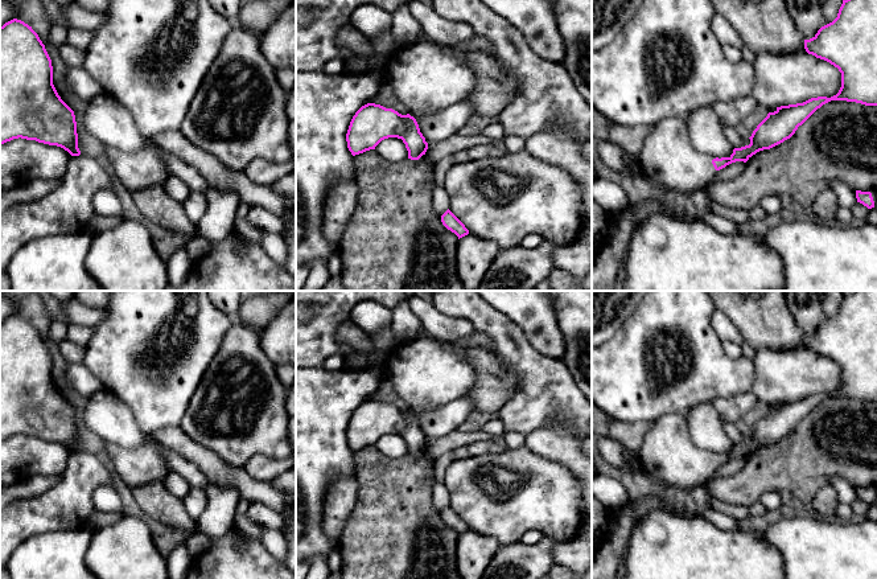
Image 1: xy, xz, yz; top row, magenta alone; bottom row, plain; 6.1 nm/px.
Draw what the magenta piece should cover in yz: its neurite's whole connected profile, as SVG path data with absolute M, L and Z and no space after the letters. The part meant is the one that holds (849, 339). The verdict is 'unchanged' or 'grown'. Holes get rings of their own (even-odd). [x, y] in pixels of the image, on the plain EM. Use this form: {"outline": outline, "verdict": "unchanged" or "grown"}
{"outline": "M853 291L843 296L837 313L822 323L812 334L804 336L804 345L808 350L839 365L841 383L836 391L831 394L818 393L803 399L777 403L753 427L749 442L734 444L729 453L721 455L701 449L692 442L685 416L680 414L663 415L652 422L652 427L646 434L641 451L637 453L641 472L651 477L663 489L689 490L705 485L713 477L715 471L726 461L736 457L746 459L757 448L770 445L790 435L799 422L831 397L877 402L877 291Z", "verdict": "grown"}

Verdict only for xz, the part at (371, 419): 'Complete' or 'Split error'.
Split error

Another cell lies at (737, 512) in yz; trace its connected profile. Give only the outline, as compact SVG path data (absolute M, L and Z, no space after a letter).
M715 497L711 498L711 506L721 513L730 516L734 520L741 521L741 520L746 520L750 517L748 506L726 504L721 500L715 498Z

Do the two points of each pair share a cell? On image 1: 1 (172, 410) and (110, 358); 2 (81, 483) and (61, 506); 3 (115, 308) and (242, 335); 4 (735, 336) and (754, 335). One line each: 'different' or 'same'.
1: same
2: same
3: different
4: different

